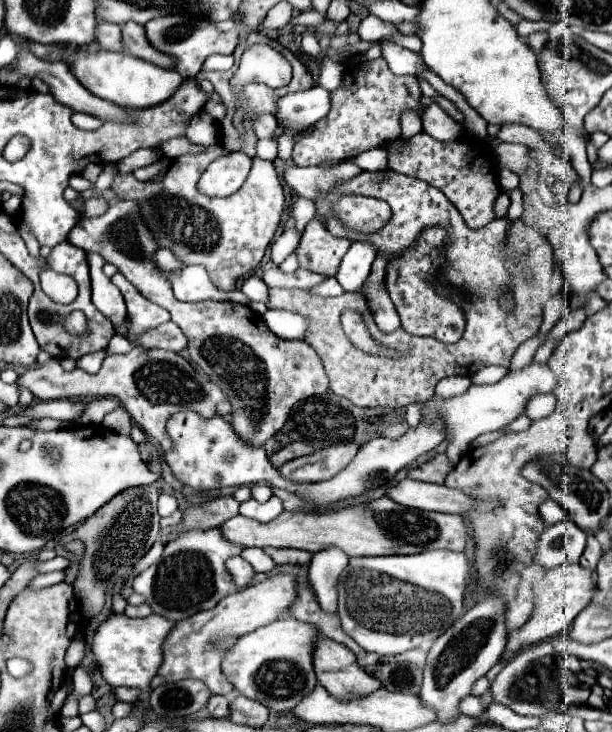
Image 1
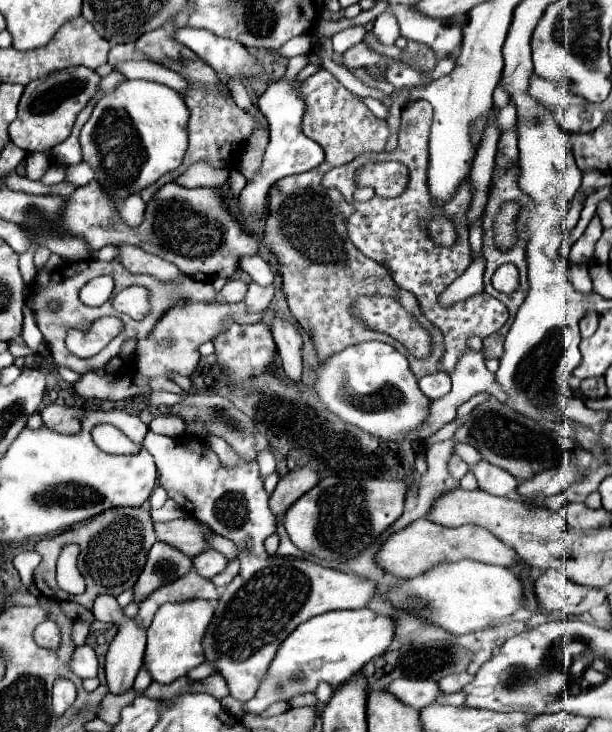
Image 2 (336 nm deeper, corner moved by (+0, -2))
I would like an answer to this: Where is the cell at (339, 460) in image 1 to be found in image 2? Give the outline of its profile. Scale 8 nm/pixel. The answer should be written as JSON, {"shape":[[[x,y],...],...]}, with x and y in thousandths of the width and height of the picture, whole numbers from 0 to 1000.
{"shape":[[[482,639],[475,645],[469,645],[449,672],[443,675],[443,683],[440,683],[440,691],[443,697],[453,702],[453,705],[462,705],[466,697],[489,680],[495,678],[498,672],[505,672],[515,661],[521,658],[521,648],[511,642],[511,639]]]}

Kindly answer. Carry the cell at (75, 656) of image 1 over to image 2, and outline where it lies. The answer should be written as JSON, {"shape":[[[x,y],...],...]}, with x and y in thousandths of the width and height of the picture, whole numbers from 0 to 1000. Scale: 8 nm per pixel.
{"shape":[[[214,691],[181,694],[175,699],[165,699],[162,705],[155,705],[152,710],[145,710],[142,716],[136,716],[129,721],[119,721],[119,724],[93,730],[87,735],[70,735],[60,740],[57,751],[67,757],[70,765],[57,779],[57,801],[64,803],[64,809],[74,817],[103,820],[100,817],[103,806],[90,795],[90,765],[93,765],[100,746],[123,740],[132,746],[129,779],[139,790],[142,806],[132,814],[113,814],[113,820],[149,833],[158,814],[165,814],[165,811],[194,814],[201,806],[214,806],[221,801],[221,792],[227,790],[227,781],[237,773],[240,754],[247,751],[253,738],[257,735],[253,735],[250,710],[247,710],[243,697],[234,697],[230,691],[224,691],[224,694],[214,694]]]}

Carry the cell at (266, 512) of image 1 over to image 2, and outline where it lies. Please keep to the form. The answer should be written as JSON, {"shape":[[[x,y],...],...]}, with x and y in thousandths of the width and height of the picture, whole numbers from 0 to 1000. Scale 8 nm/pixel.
{"shape":[[[155,582],[152,601],[165,615],[185,620],[221,620],[227,612],[240,612],[253,626],[260,661],[273,669],[276,680],[283,680],[315,708],[338,716],[351,730],[368,732],[391,746],[391,787],[368,803],[332,869],[335,902],[368,926],[381,954],[404,959],[417,951],[423,929],[433,923],[456,880],[492,850],[541,833],[593,831],[606,820],[613,798],[596,790],[528,776],[498,762],[485,768],[485,781],[475,781],[475,773],[459,773],[466,765],[433,754],[430,738],[453,724],[456,708],[440,694],[440,678],[417,631],[394,631],[381,642],[364,639],[351,617],[322,596],[276,598],[243,587],[237,601],[221,607],[185,582]]]}

